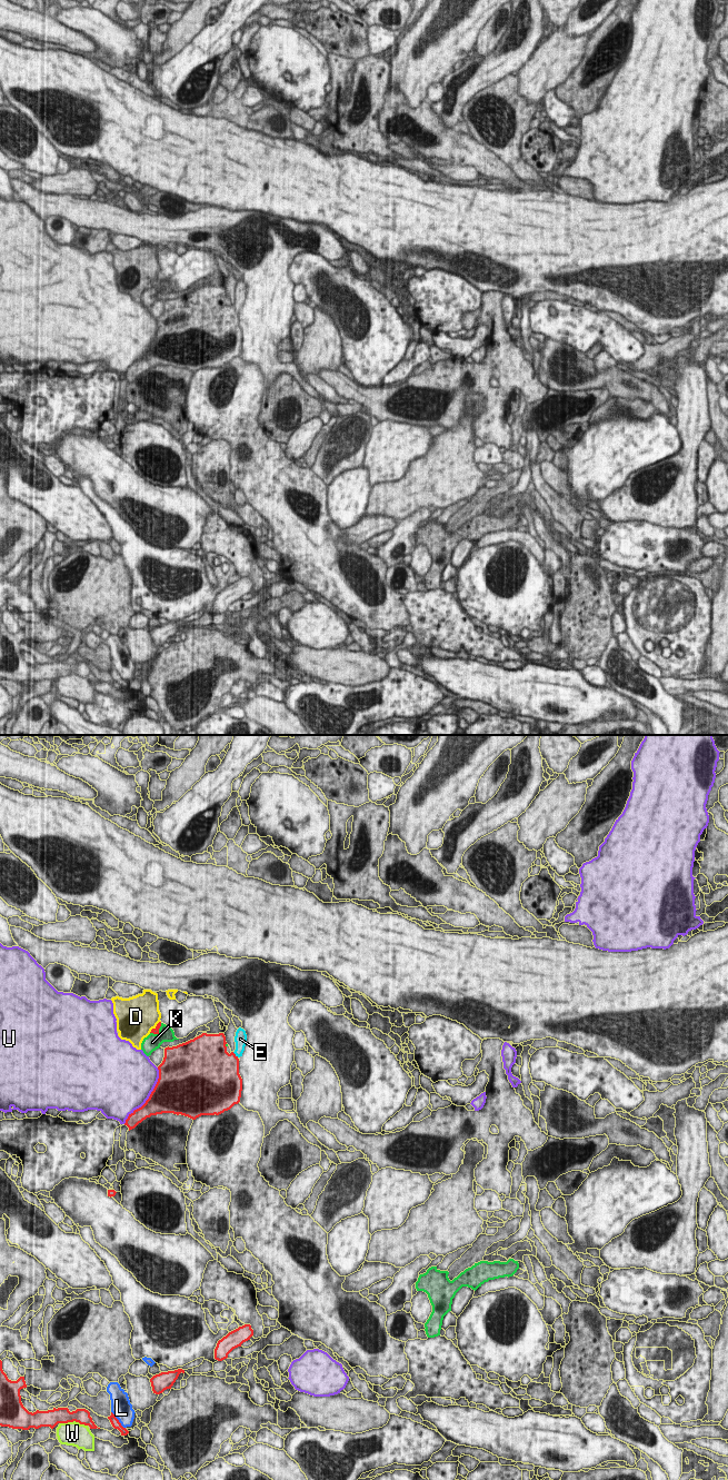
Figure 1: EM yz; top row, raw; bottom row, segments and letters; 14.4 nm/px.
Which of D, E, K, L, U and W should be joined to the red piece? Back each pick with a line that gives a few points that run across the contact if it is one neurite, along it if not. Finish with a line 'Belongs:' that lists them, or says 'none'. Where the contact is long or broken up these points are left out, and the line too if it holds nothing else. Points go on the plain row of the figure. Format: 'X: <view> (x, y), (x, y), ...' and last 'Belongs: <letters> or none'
E: yz (223, 320), (235, 307), (239, 303), (240, 291)
Belongs: E

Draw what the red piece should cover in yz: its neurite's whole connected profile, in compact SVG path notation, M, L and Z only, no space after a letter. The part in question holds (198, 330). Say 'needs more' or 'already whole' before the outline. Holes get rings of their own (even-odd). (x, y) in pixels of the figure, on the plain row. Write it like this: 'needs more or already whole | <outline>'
needs more | M239 280L237 282L235 295L236 302L230 307L227 305L227 295L223 286L202 286L186 296L172 300L166 300L163 314L158 319L159 331L153 344L141 360L129 367L124 378L127 378L130 384L147 370L162 366L181 367L196 373L201 368L219 368L225 364L230 362L235 357L238 357L242 344L242 331L239 327L239 310L242 309L247 295L247 287L243 281Z

